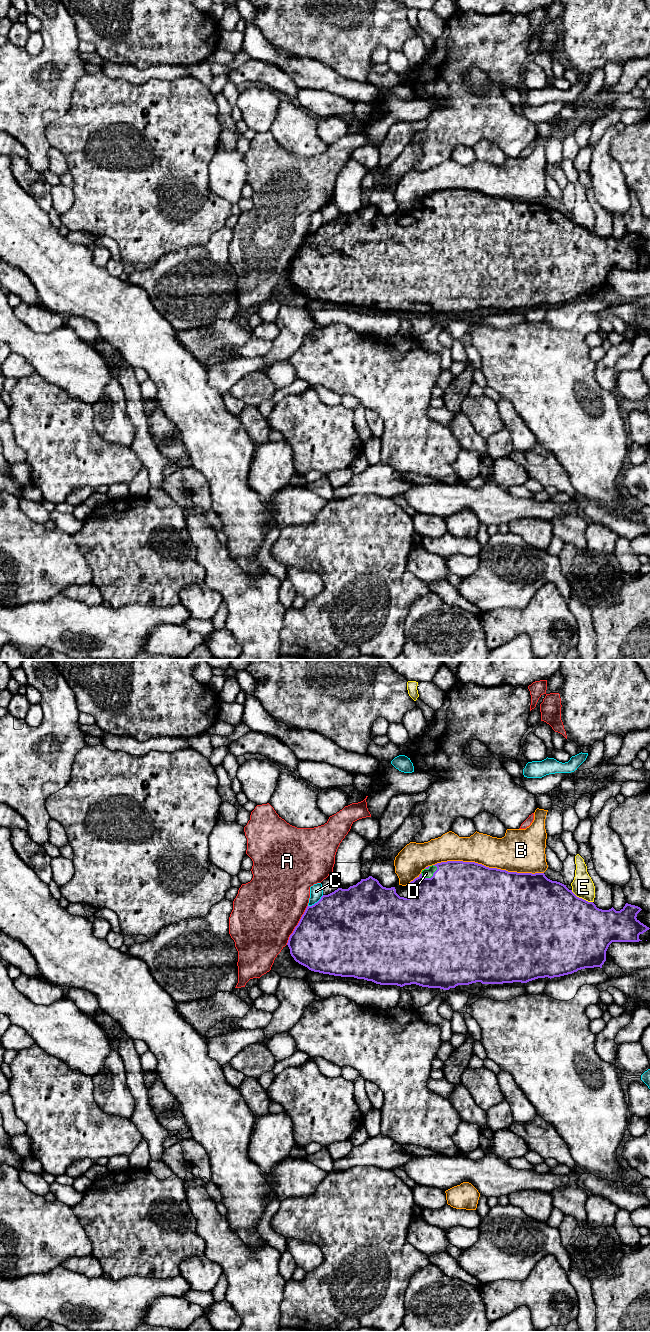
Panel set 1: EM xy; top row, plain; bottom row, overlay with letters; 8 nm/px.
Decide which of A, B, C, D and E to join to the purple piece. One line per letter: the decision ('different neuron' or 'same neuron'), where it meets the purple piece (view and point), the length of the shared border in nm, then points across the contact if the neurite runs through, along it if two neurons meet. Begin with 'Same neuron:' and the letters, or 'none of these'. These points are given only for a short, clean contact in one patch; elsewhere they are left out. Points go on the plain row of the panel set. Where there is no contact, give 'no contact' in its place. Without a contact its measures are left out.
Same neuron: D
A: different neuron; contact xy (297, 253); length 360 nm
B: different neuron; contact xy (488, 195); length 900 nm
C: different neuron; contact xy (315, 231); length 160 nm
D: same neuron; contact xy (432, 204); length 150 nm
E: different neuron; contact xy (581, 226); length 200 nm; border xy (571, 218), (577, 224), (592, 230)

